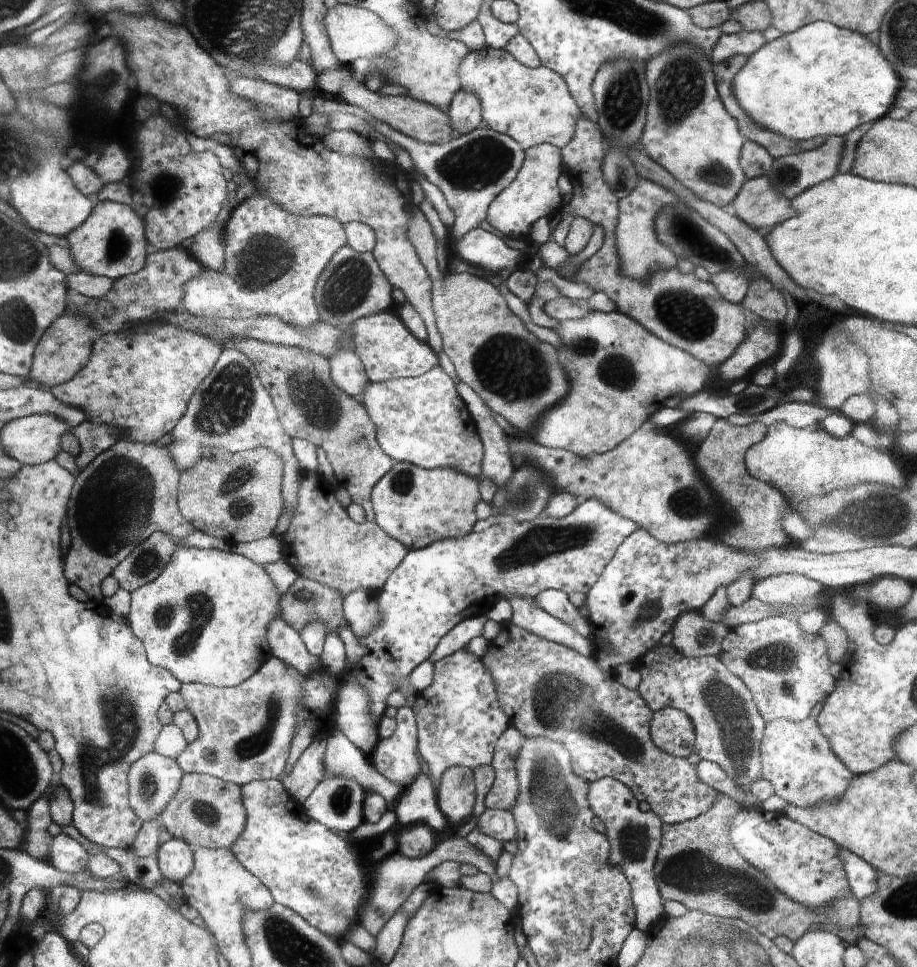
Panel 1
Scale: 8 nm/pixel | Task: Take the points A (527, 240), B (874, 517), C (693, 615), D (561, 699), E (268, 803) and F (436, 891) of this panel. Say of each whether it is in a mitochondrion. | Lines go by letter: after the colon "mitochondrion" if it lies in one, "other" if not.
A: other
B: mitochondrion
C: other
D: mitochondrion
E: other
F: other

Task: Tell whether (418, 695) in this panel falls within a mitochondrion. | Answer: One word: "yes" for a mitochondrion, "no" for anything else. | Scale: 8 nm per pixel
no

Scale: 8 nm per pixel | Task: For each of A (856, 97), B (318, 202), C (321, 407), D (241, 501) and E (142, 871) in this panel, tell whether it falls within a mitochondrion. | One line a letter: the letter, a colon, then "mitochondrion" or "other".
A: other
B: other
C: mitochondrion
D: mitochondrion
E: other

